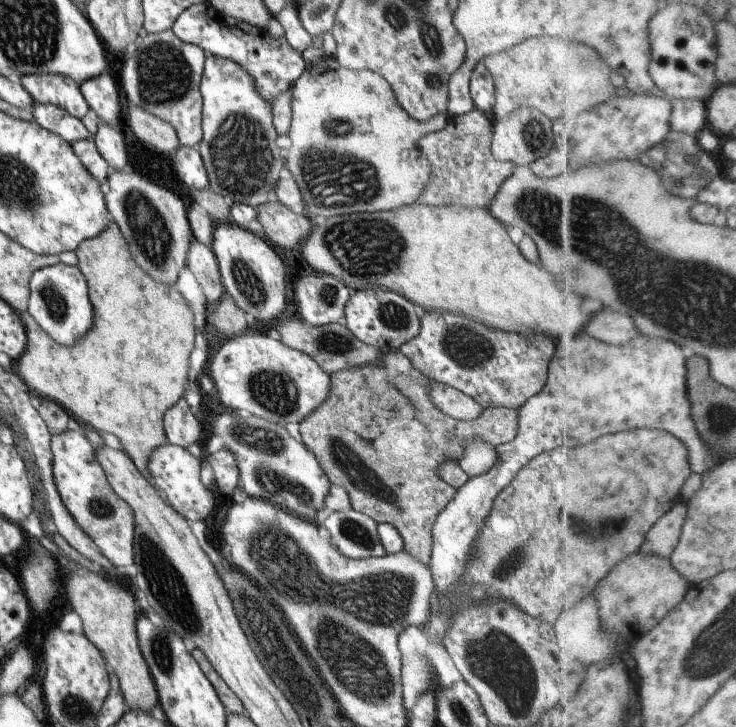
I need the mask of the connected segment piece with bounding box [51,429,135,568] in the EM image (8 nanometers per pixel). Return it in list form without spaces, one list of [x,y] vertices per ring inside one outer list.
[[[66,429],[57,435],[52,435],[51,449],[53,452],[54,482],[67,511],[74,517],[78,526],[96,543],[100,552],[111,562],[114,568],[135,564],[133,553],[135,518],[133,510],[110,486],[101,464],[94,456],[94,446],[92,446],[92,443],[89,443],[84,431]]]

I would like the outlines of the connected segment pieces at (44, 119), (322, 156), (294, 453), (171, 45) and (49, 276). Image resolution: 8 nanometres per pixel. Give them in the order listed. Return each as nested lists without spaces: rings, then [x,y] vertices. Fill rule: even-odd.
[[[34,103],[32,116],[39,125],[59,134],[67,143],[72,144],[74,141],[81,141],[93,135],[84,127],[80,119],[74,118],[66,110],[54,104]]]
[[[323,59],[319,64],[308,66],[304,73],[293,83],[292,90],[292,122],[287,136],[290,138],[291,145],[289,149],[283,151],[286,161],[284,166],[290,170],[293,179],[298,185],[298,190],[302,191],[305,212],[314,214],[314,206],[316,206],[316,214],[322,216],[340,216],[340,214],[350,214],[350,212],[380,212],[380,210],[396,210],[400,206],[408,206],[412,202],[416,202],[420,195],[425,191],[426,185],[429,183],[429,177],[433,174],[433,168],[429,160],[421,153],[419,149],[419,140],[428,133],[442,130],[446,126],[449,114],[438,114],[424,122],[414,120],[410,117],[398,103],[396,96],[390,84],[386,82],[376,72],[372,70],[348,70],[348,68],[340,68],[334,59]]]
[[[244,409],[215,414],[211,421],[212,434],[224,441],[237,461],[241,494],[266,499],[309,521],[316,521],[317,512],[325,506],[330,482],[320,468],[314,453],[301,442],[290,437],[288,432],[276,423],[257,417]]]
[[[171,29],[160,34],[148,34],[122,59],[119,85],[130,105],[140,106],[169,122],[176,131],[180,145],[196,147],[203,135],[200,84],[205,60],[202,48],[182,42]]]
[[[58,264],[39,268],[31,276],[27,311],[32,318],[55,341],[63,345],[75,343],[78,337],[84,336],[93,323],[94,307],[92,306],[87,280],[79,269],[79,265]]]

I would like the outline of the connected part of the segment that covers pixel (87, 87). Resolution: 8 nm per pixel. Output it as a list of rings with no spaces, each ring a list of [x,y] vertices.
[[[102,72],[100,78],[96,76],[82,82],[79,88],[89,109],[94,110],[100,122],[114,125],[122,133],[121,123],[125,117],[121,112],[118,85],[107,72]]]

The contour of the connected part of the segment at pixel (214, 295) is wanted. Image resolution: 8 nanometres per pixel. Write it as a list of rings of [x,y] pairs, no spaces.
[[[192,236],[186,262],[202,286],[208,306],[216,304],[222,298],[225,290],[213,250]]]

